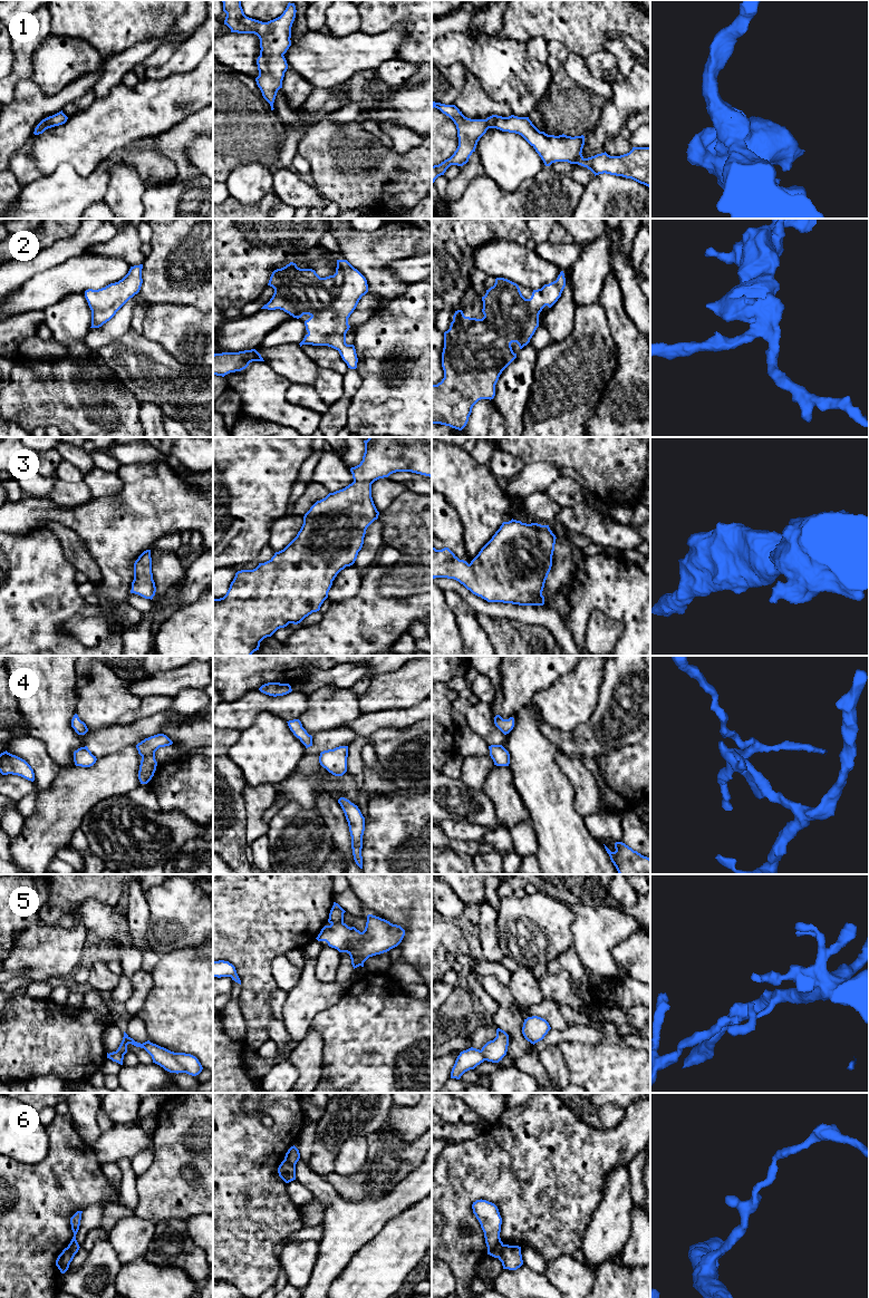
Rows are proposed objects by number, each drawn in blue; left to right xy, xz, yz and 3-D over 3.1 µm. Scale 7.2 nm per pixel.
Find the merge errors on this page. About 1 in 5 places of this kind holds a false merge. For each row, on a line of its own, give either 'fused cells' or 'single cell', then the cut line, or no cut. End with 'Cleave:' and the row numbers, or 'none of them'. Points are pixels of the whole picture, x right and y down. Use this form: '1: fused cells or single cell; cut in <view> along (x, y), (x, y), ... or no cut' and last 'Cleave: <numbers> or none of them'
1: single cell; no cut
2: single cell; no cut
3: single cell; no cut
4: single cell; no cut
5: fused cells; cut in xz along (343, 921), (331, 924)
6: fused cells; cut in yz along (503, 1245), (498, 1257)
Cleave: 5, 6

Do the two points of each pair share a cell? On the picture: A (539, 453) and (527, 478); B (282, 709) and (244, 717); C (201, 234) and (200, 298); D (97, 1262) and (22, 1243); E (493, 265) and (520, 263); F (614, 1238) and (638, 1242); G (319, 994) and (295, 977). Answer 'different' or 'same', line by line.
A: different
B: same
C: same
D: different
E: same
F: different
G: different

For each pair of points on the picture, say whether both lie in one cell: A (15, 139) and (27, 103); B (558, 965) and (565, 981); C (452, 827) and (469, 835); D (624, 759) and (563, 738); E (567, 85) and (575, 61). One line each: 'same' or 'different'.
A: same
B: different
C: same
D: different
E: different

